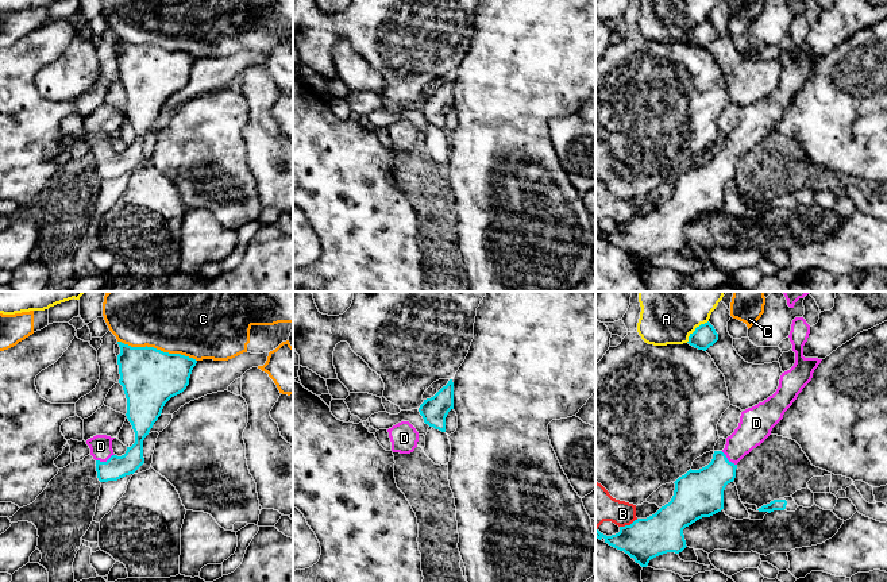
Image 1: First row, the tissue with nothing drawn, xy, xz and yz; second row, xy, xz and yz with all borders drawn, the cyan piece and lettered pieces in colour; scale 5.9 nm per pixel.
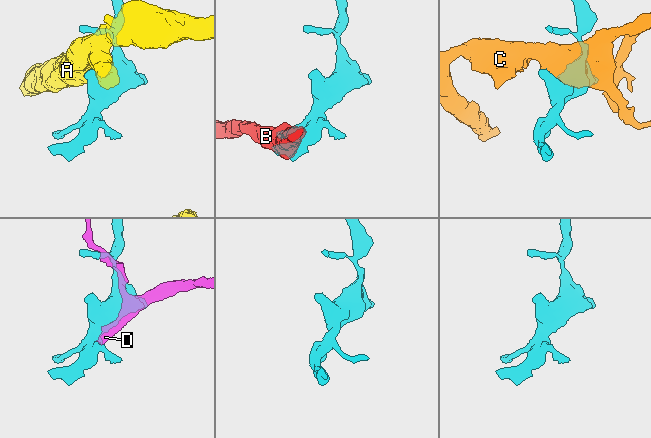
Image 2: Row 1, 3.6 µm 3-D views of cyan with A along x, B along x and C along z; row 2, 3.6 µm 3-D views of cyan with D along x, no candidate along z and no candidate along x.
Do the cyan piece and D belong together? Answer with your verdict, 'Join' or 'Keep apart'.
Join

